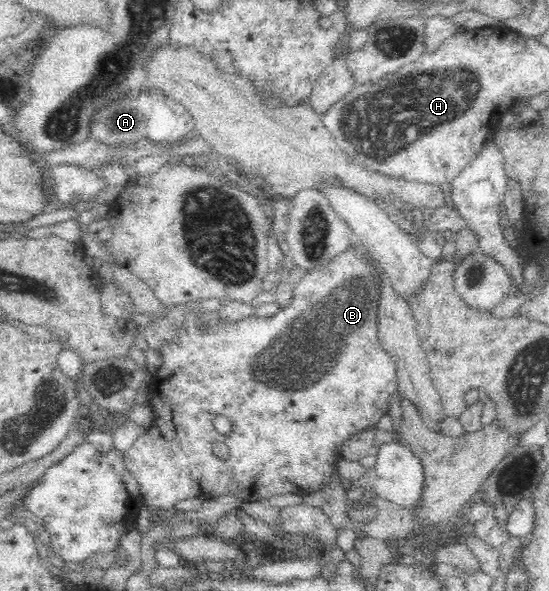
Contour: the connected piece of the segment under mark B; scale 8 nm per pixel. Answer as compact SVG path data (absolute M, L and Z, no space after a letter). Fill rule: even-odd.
M364 246L349 248L349 250L345 250L345 254L337 255L332 261L325 264L325 268L321 268L321 270L311 270L309 274L299 274L299 278L297 278L294 274L294 283L296 287L294 288L294 295L289 306L282 307L279 313L271 317L258 317L256 315L249 316L249 318L243 318L243 320L237 320L237 322L226 322L226 320L222 320L220 316L217 316L215 312L187 314L187 316L185 316L185 324L183 323L181 328L179 328L179 332L177 332L177 339L173 342L164 343L162 349L159 350L163 363L160 368L157 369L157 374L153 374L151 381L147 385L151 394L151 398L149 398L149 406L153 406L153 409L155 409L155 412L153 412L153 422L147 432L145 432L145 434L141 434L141 436L135 440L133 446L130 446L129 450L125 451L125 454L122 457L122 461L125 462L126 472L134 478L134 481L138 482L142 499L148 506L174 508L175 504L181 500L197 498L204 502L205 500L217 499L226 495L241 498L242 502L259 502L273 498L273 496L289 496L289 494L303 495L307 490L320 489L322 486L325 486L326 483L333 480L332 476L335 474L336 470L336 463L334 460L337 459L337 454L339 454L339 450L337 449L339 448L339 444L333 444L333 442L344 442L347 440L347 436L351 436L351 434L355 434L355 432L359 432L359 430L363 430L363 428L367 428L367 426L373 428L383 416L388 415L389 400L392 398L394 393L398 392L398 379L395 364L392 362L391 356L387 353L387 351L380 346L379 339L377 338L377 310L379 310L379 298L381 298L381 285L379 285L379 273L375 271L375 267L373 267L373 263L371 263L371 259L367 257L367 254L368 250ZM201 324L206 324L208 329L201 329ZM221 414L231 421L232 429L230 434L227 434L227 436L216 431L215 426L213 426L213 420L217 415ZM217 441L224 442L230 449L230 453L226 458L215 458L215 454L213 454L213 450L211 450L211 448L213 448L213 442Z

